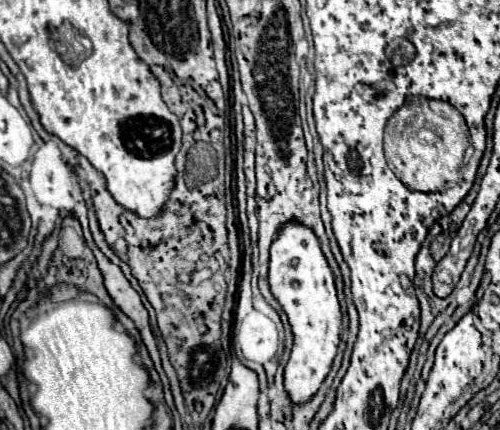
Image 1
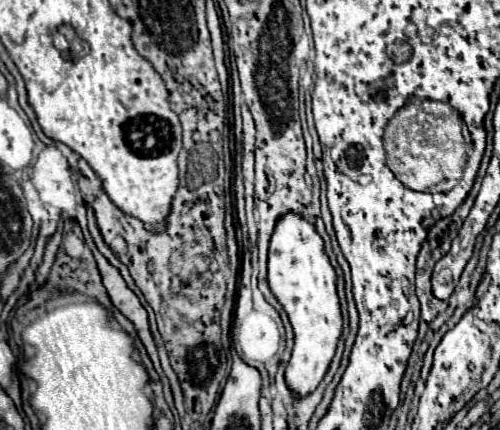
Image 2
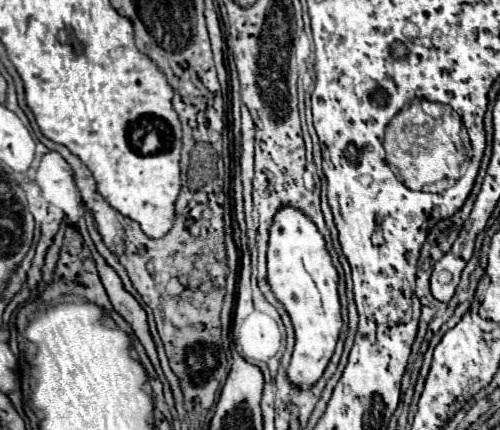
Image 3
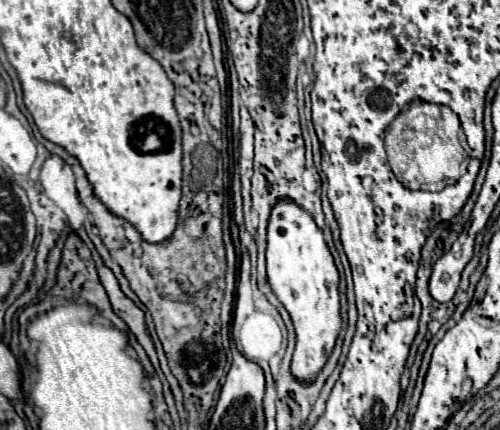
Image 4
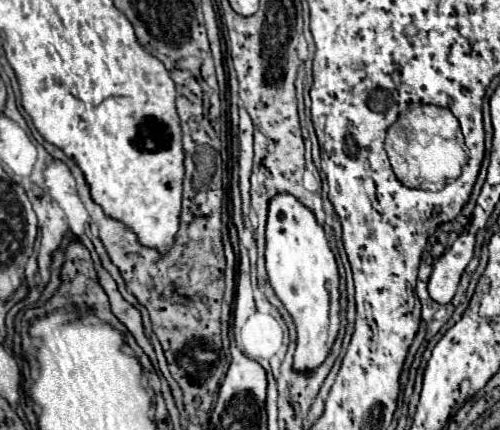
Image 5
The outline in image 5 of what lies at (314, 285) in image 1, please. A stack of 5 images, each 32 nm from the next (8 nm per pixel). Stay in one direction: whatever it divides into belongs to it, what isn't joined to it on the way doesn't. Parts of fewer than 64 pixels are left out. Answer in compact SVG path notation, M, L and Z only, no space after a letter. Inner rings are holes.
M290 194L274 196L270 202L270 208L268 208L266 270L268 270L268 280L270 280L276 296L280 298L284 308L290 312L294 326L296 326L298 340L296 340L296 352L294 352L294 368L296 368L296 372L312 372L326 360L326 356L330 354L332 344L336 340L336 334L340 330L338 268L336 268L336 260L328 246L322 226L316 222L314 214Z

